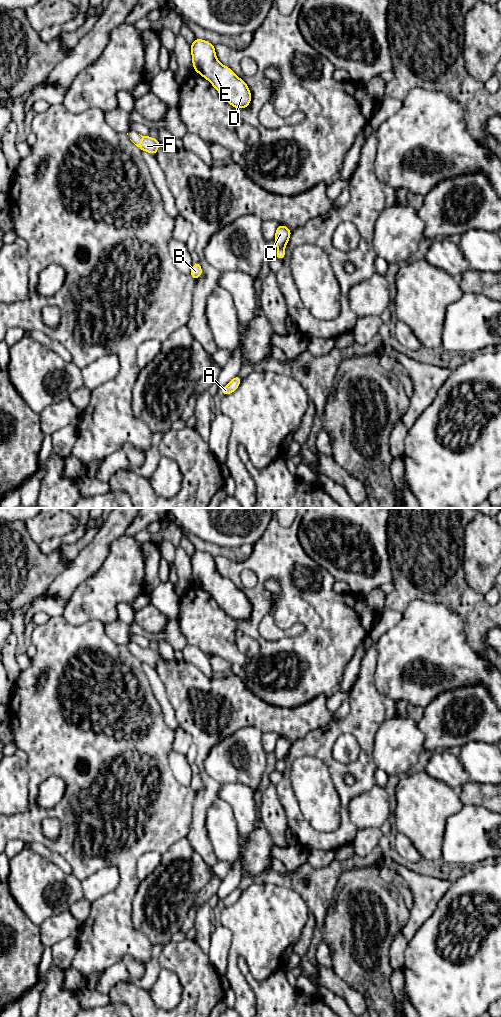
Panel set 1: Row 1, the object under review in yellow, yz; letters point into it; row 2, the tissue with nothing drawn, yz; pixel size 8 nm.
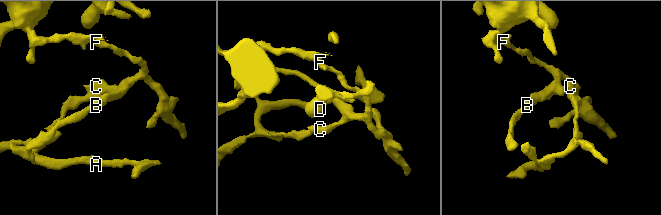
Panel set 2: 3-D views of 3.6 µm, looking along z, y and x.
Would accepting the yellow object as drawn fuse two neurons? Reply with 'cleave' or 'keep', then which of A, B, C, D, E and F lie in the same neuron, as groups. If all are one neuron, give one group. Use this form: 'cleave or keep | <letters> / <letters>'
cleave | A / B C D E F

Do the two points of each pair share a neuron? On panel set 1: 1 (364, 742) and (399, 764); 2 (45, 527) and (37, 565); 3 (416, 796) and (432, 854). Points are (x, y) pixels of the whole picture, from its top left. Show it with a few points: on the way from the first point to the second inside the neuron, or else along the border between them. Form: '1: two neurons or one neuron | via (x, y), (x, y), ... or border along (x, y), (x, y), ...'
1: two neurons | border along (379, 725), (373, 740), (372, 760), (375, 767)
2: two neurons | border along (24, 523), (29, 536), (37, 544)
3: one neuron | via (422, 810), (422, 820), (427, 840)

